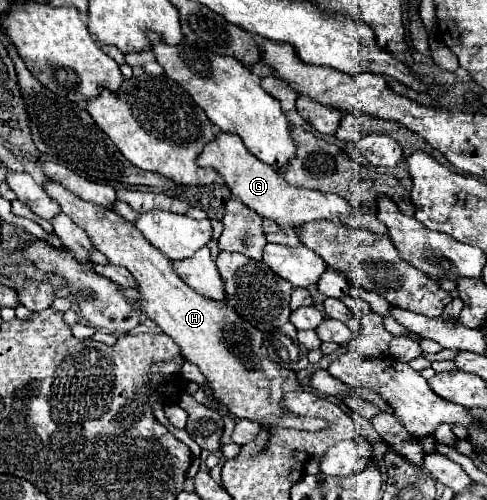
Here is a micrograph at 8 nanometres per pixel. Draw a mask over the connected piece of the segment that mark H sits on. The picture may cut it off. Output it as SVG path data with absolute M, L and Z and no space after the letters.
M46 181L42 189L60 203L62 211L86 231L90 241L98 251L102 251L112 265L126 267L140 285L140 295L144 301L140 309L182 349L182 355L200 367L214 397L236 417L250 419L260 425L276 423L278 427L298 429L298 431L322 431L328 427L326 419L318 417L298 417L290 415L282 407L282 399L290 391L300 391L296 373L282 369L268 359L262 347L262 333L236 315L224 301L212 301L194 289L190 289L172 269L172 263L162 251L150 245L142 233L116 215L114 211L92 205L84 199L74 197L62 183Z

